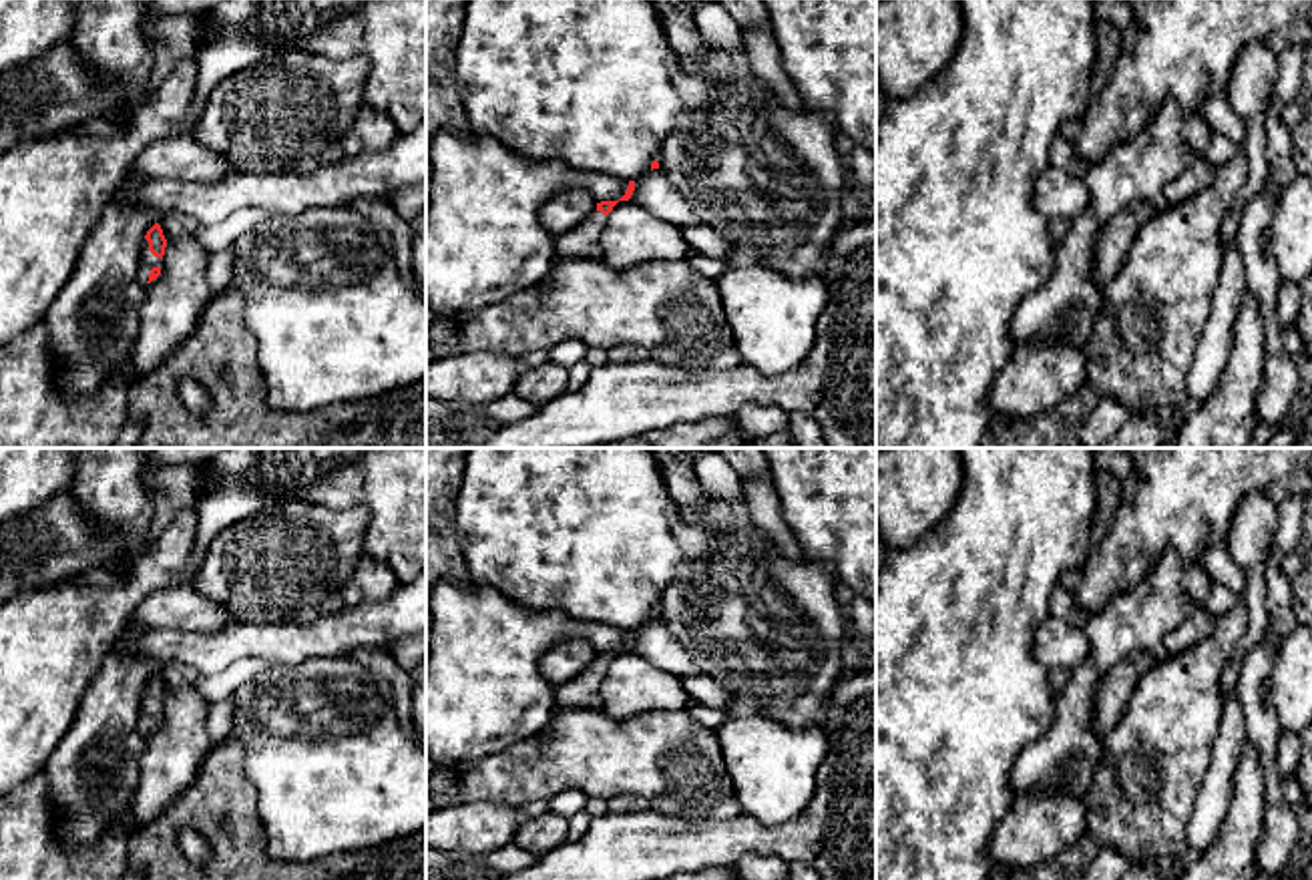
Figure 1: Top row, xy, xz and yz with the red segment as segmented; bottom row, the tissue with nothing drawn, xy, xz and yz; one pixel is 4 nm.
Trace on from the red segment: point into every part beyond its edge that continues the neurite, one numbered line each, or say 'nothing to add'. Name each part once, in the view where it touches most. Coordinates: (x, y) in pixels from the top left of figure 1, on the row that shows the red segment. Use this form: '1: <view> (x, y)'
1: xy (147, 262)

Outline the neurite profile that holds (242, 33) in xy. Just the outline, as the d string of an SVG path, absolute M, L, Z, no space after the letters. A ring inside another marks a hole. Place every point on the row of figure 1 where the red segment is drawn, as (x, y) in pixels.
M221 0L205 12L207 38L195 52L197 96L207 100L231 74L283 48L327 58L362 54L370 62L364 104L388 115L400 133L420 125L426 98L426 0Z

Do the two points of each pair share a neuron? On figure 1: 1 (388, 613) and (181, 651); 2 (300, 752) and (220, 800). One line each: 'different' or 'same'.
1: same
2: different

